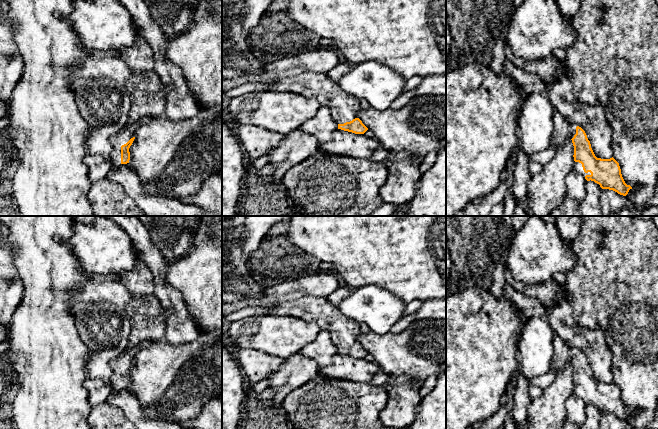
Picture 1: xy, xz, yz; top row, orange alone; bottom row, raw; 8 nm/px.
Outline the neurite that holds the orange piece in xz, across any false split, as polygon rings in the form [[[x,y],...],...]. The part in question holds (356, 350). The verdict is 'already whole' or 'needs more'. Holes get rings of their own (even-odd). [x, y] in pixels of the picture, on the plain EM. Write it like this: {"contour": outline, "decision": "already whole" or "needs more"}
{"contour": [[[222,216],[222,303],[266,306],[270,315],[316,321],[322,330],[332,335],[338,353],[364,358],[368,352],[357,341],[360,324],[346,317],[327,298],[306,296],[271,302],[263,295],[266,288],[251,278],[248,258],[241,249],[244,221],[245,216]]], "decision": "needs more"}

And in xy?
{"contour": [[[138,346],[126,349],[122,354],[111,360],[110,366],[113,370],[112,384],[115,388],[129,387],[129,372],[135,363],[135,358],[139,350]]], "decision": "needs more"}

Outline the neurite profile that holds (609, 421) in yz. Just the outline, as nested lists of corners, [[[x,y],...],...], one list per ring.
[[[602,413],[600,424],[601,429],[634,429],[630,424],[623,419],[609,413]]]

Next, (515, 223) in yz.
[[[501,216],[507,227],[514,232],[519,231],[530,216]]]

